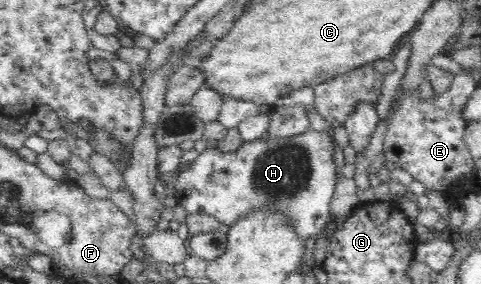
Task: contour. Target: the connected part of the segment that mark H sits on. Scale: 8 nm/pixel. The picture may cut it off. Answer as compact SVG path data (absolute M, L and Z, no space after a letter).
M309 130L289 136L265 141L262 138L253 142L244 142L234 152L225 152L206 148L187 168L182 168L175 182L176 202L183 205L190 214L209 214L220 223L231 226L235 221L247 216L255 207L269 207L288 214L294 220L294 226L302 240L311 241L323 232L323 227L334 218L331 211L331 199L336 183L336 163L334 162L334 140L329 131Z

